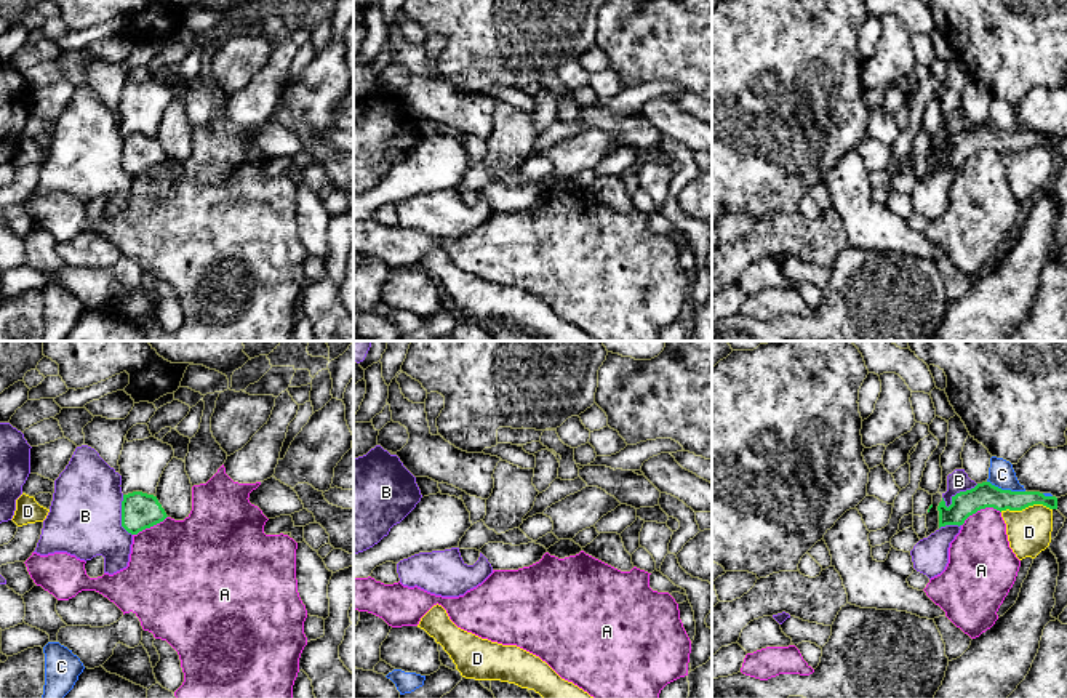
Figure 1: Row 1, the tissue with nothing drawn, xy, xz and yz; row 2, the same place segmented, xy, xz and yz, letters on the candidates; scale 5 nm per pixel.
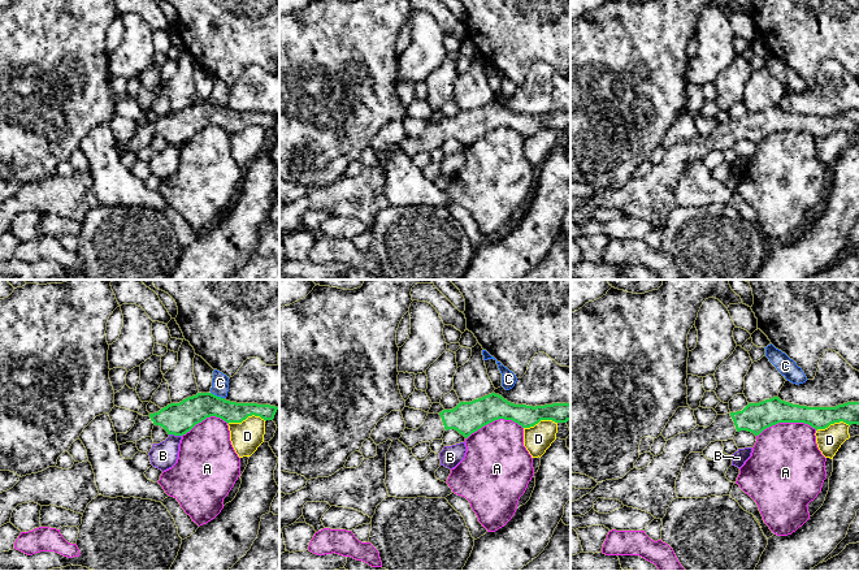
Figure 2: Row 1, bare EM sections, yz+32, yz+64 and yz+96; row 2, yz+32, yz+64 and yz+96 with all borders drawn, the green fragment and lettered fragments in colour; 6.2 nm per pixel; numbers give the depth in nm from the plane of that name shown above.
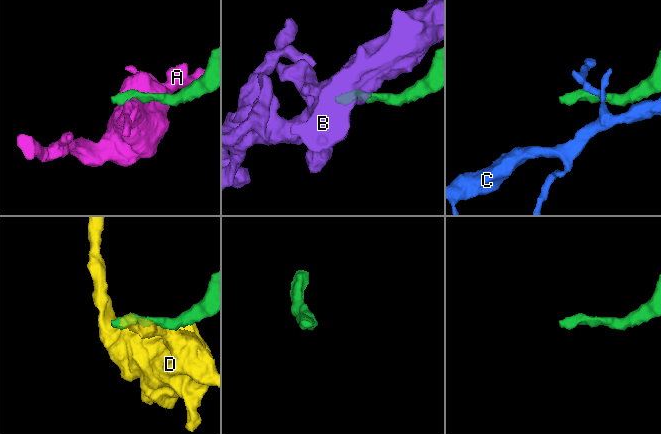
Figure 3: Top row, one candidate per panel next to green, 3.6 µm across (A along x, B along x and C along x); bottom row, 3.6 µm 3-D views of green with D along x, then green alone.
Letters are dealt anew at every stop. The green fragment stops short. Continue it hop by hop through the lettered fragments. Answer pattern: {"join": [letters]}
{"join": []}

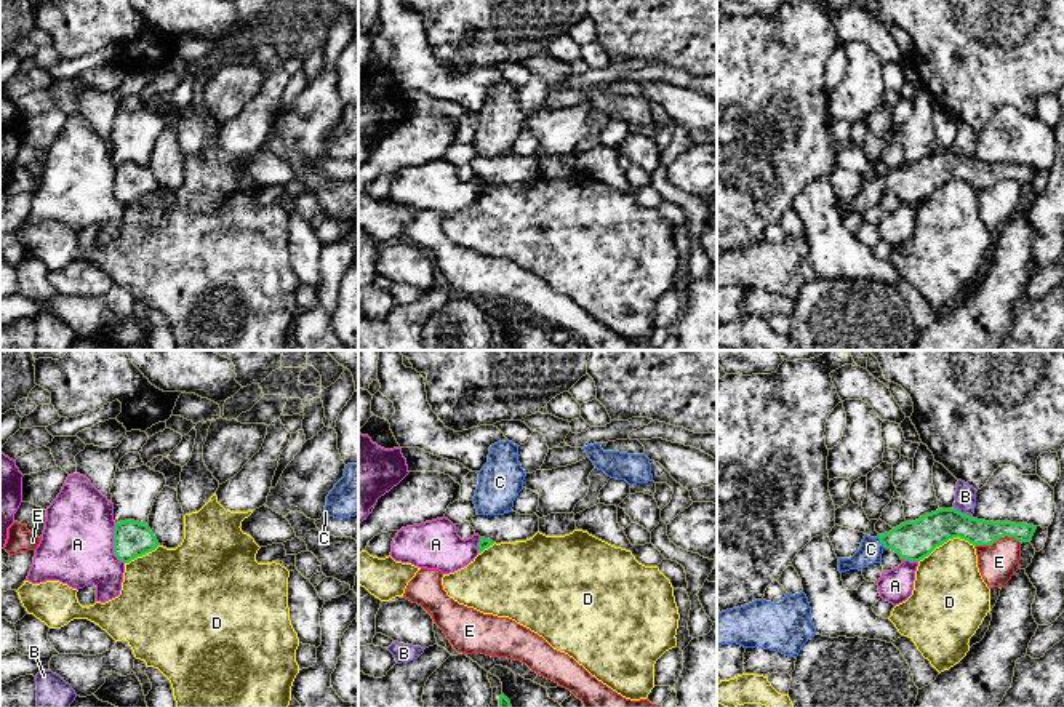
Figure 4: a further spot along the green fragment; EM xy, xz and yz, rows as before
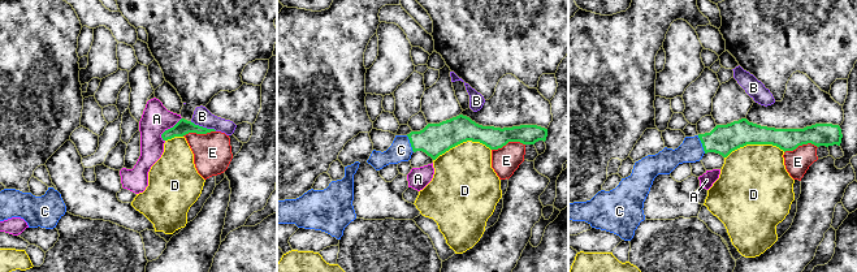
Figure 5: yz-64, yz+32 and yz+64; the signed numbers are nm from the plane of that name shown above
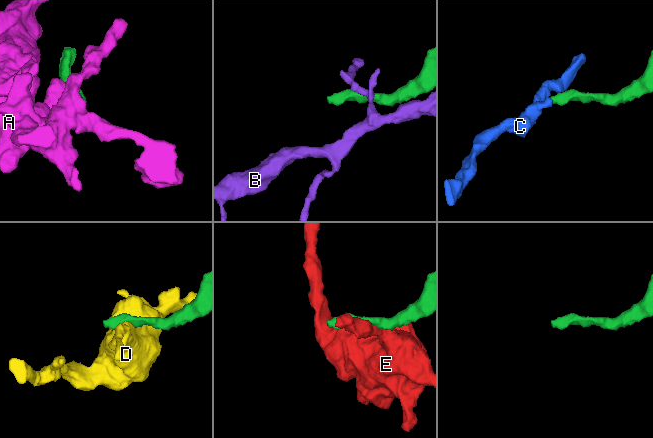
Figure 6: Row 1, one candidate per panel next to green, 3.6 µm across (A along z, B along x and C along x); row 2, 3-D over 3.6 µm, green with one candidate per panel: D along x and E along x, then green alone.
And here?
{"join": ["C"]}

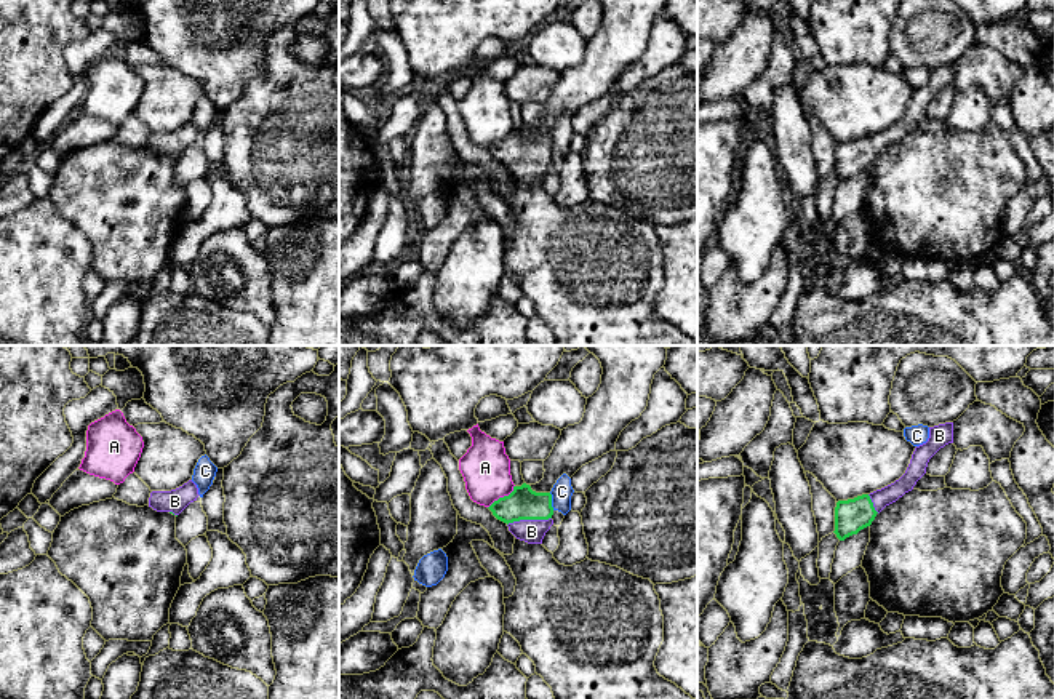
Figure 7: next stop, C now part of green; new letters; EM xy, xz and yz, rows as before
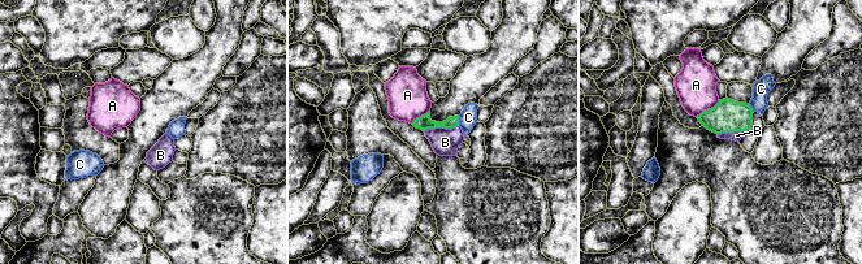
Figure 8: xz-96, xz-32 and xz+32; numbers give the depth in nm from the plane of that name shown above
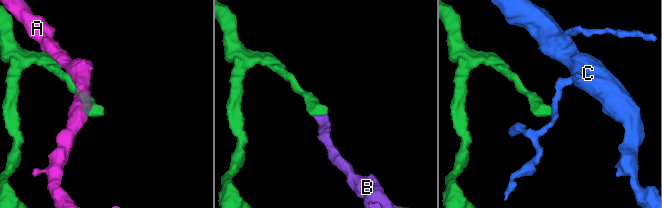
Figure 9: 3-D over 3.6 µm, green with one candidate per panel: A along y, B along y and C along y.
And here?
{"join": ["B"]}

